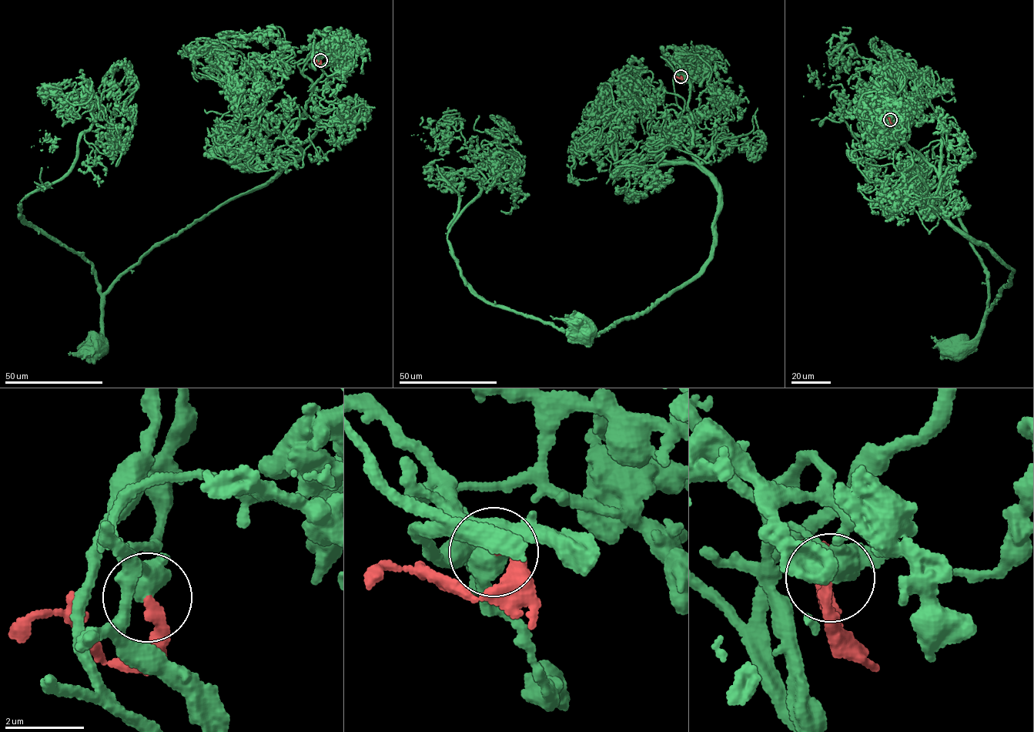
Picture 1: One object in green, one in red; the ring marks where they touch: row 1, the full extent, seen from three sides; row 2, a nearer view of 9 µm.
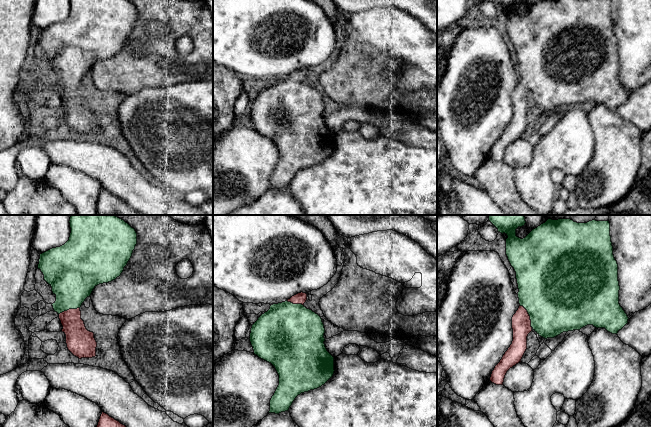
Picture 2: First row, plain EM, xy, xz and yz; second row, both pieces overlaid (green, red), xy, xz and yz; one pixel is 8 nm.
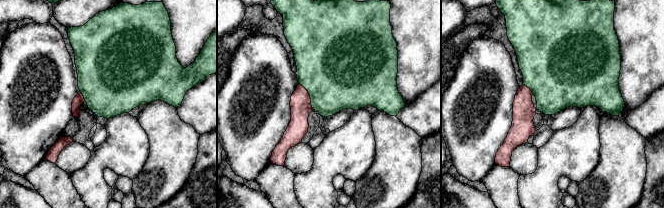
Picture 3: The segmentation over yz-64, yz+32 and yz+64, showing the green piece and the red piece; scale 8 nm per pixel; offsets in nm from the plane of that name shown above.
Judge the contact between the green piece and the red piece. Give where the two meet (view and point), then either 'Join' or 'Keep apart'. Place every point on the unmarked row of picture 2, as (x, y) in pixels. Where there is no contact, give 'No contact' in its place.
Touches green at yz (529, 91). Join

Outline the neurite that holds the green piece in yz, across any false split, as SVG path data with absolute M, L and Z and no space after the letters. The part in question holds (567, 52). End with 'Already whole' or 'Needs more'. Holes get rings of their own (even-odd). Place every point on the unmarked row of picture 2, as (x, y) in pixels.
M525 0L493 1L498 8L508 12L506 31L516 48L520 82L512 93L512 120L492 147L492 159L503 161L507 147L521 138L527 125L527 112L532 106L545 115L580 106L587 101L617 110L628 99L629 94L619 80L618 40L613 31L610 0L541 0L523 15L516 12L516 5Z. Needs more

